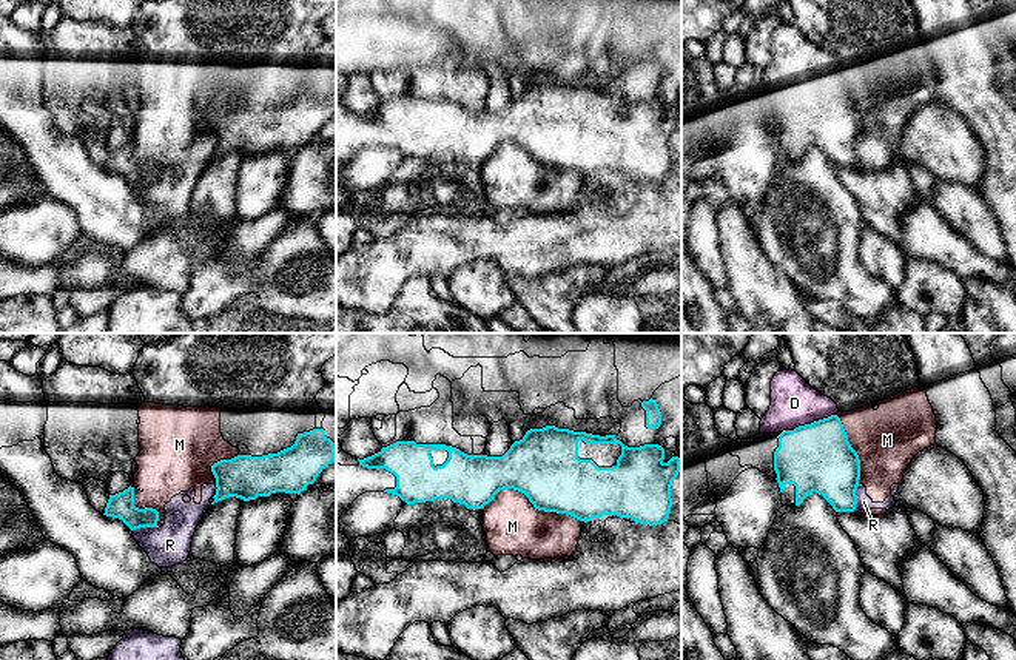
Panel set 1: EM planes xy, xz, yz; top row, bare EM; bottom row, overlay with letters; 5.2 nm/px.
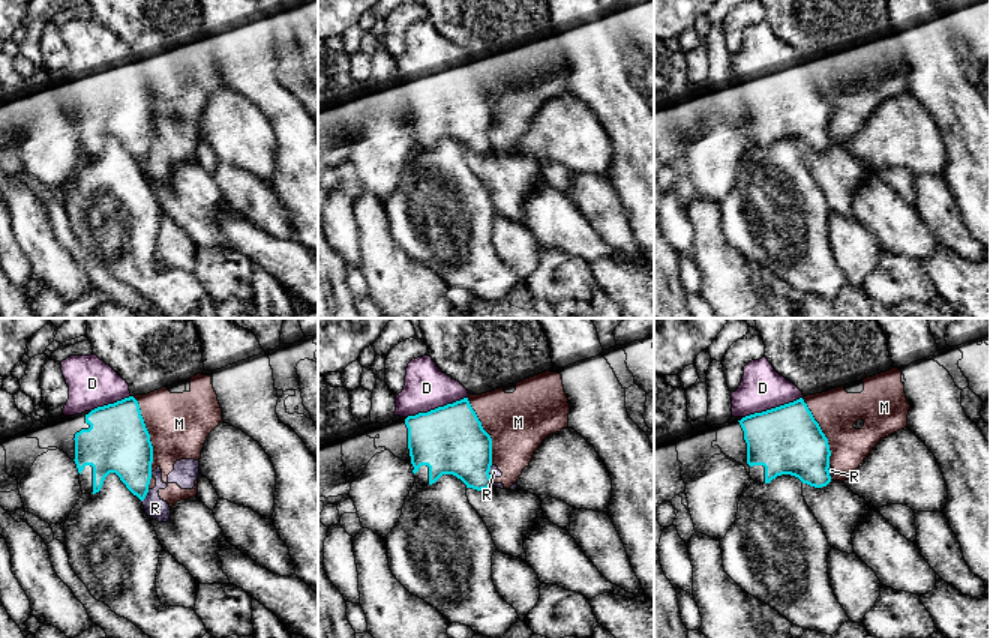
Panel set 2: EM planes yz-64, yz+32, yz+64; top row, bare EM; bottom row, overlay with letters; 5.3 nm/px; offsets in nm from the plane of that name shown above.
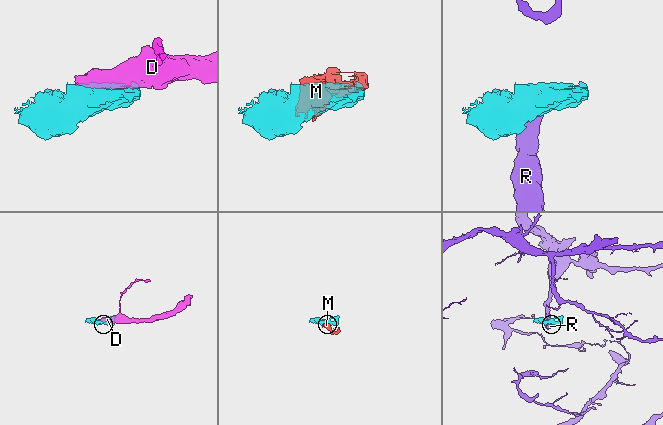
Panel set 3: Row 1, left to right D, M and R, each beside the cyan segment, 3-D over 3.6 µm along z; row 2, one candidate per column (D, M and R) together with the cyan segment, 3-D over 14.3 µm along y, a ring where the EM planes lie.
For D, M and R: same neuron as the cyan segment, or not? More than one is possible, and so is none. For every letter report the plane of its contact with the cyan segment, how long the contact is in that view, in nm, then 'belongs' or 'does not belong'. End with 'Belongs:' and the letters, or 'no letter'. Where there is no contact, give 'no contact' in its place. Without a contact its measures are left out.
D: meets cyan in yz; contact 300 nm long; belongs
M: meets cyan in xz; contact 500 nm long; does not belong
R: meets cyan in xy; contact 140 nm long; does not belong
Belongs: D

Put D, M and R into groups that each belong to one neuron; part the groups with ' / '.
D / M R

